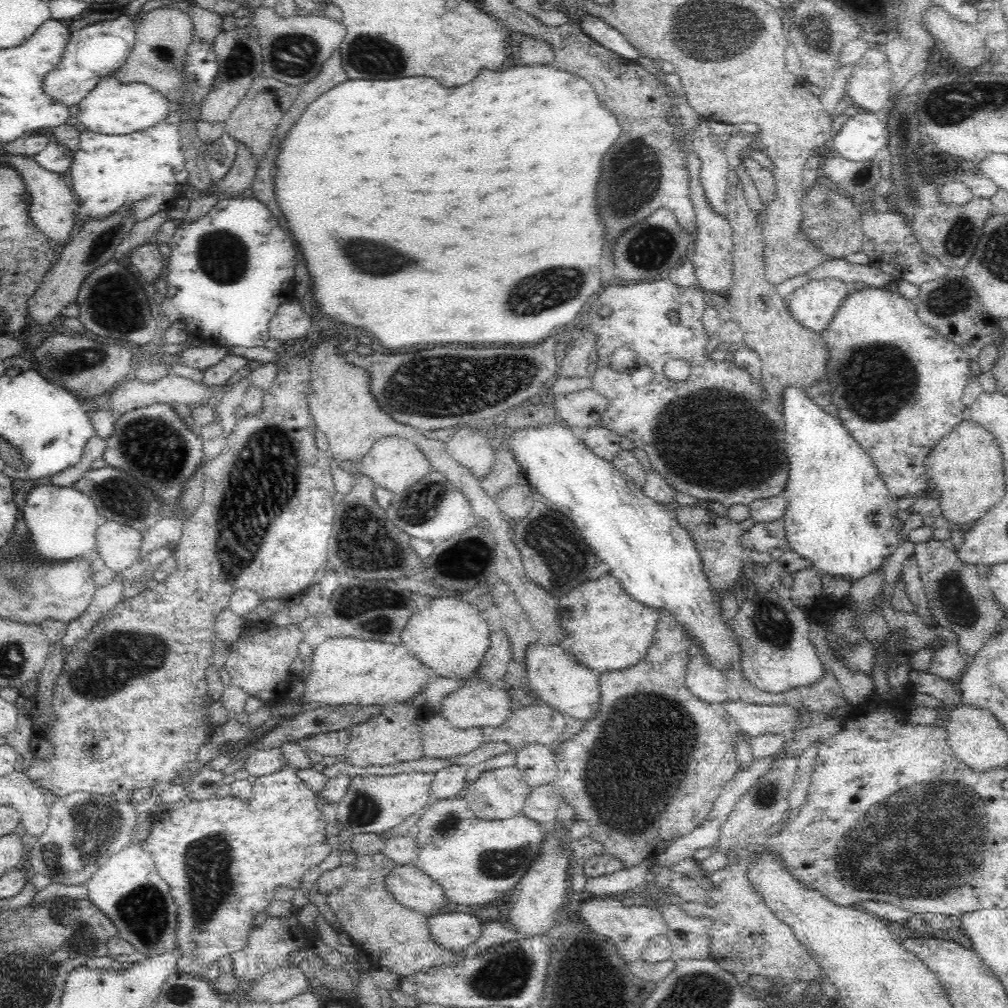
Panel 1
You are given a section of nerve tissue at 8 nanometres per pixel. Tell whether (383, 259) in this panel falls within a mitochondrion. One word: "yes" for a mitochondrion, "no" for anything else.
yes

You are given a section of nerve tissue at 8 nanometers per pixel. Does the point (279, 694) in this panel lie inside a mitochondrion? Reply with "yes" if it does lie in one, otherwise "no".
no

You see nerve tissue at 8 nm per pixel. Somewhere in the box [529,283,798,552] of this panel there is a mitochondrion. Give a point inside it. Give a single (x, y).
(681, 421)

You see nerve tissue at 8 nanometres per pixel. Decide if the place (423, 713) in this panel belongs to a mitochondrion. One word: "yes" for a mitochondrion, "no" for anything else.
no

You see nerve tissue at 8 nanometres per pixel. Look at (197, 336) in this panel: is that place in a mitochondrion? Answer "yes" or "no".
no

